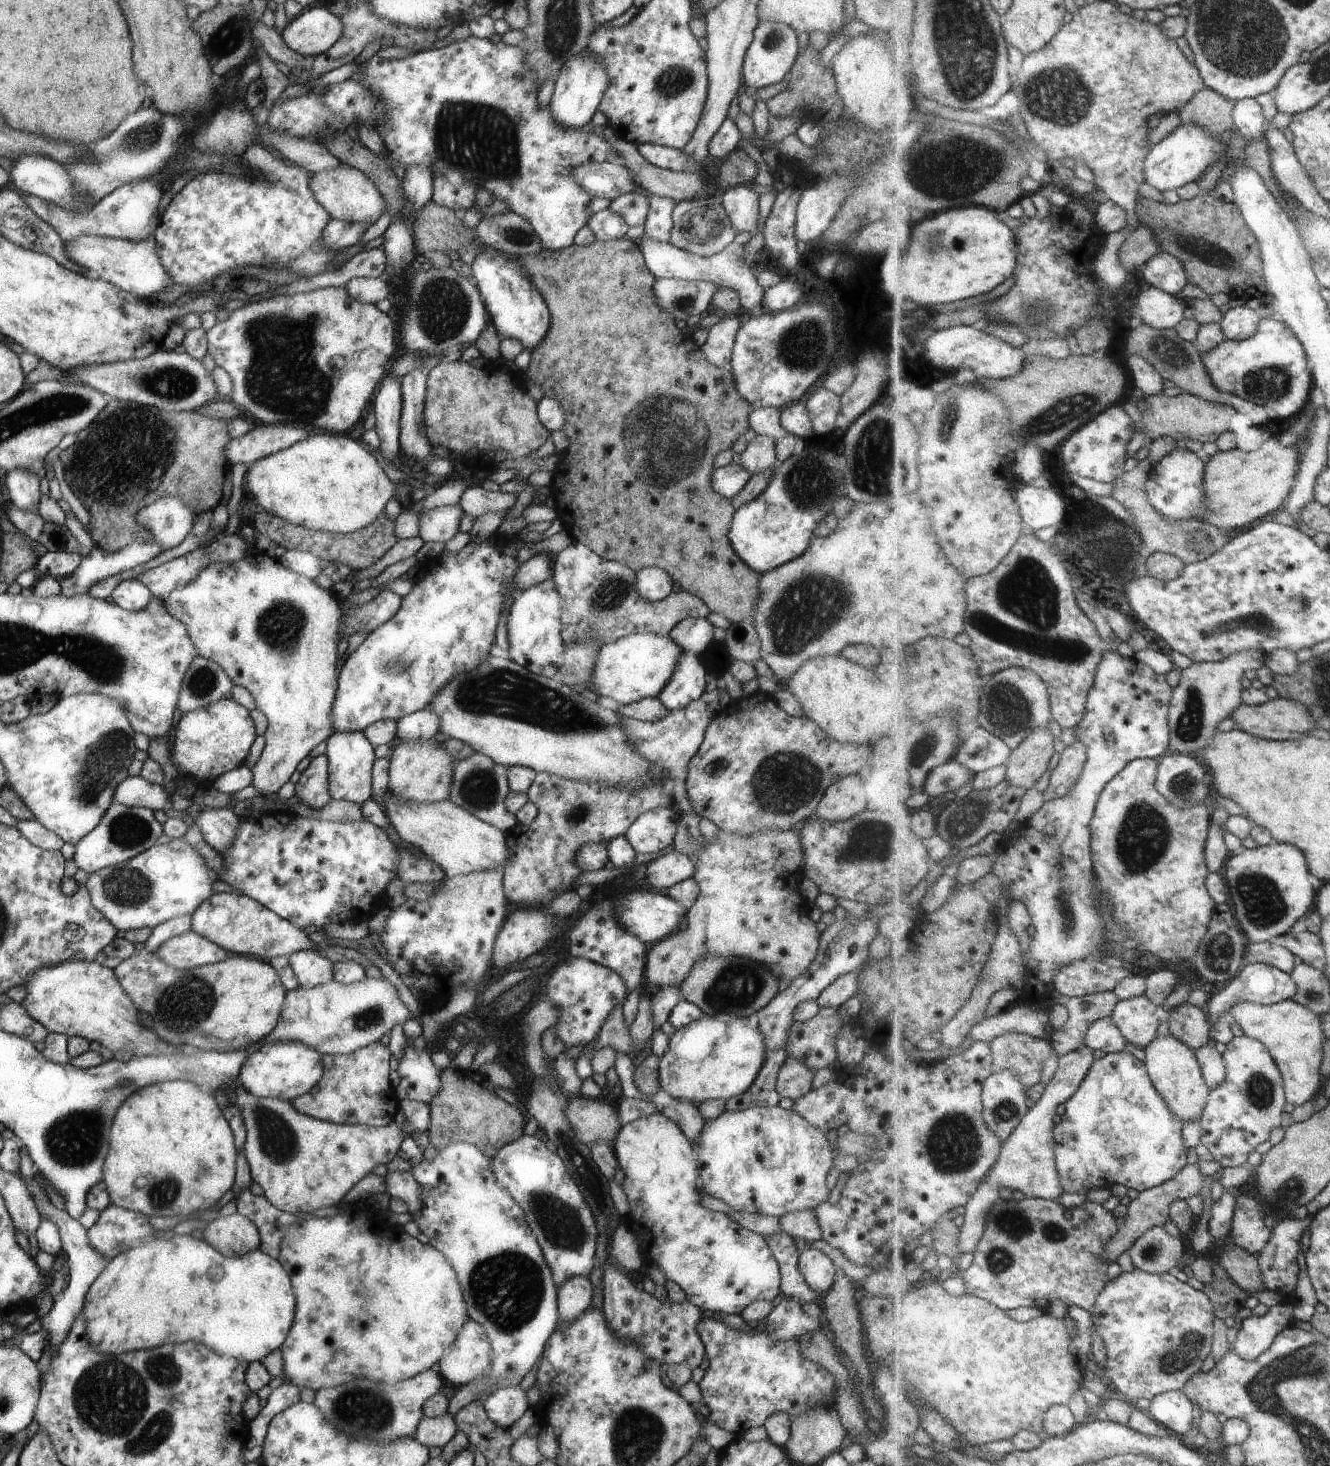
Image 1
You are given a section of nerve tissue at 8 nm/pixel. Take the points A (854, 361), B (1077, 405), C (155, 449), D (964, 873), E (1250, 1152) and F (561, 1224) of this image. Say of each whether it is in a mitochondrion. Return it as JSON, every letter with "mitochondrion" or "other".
{"A":"other","B":"mitochondrion","C":"mitochondrion","D":"other","E":"other","F":"mitochondrion"}

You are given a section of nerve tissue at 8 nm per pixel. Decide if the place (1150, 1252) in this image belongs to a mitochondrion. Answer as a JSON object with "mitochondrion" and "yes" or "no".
{"mitochondrion":"yes"}

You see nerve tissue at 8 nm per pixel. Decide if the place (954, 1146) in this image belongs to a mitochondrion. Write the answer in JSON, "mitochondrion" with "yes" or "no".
{"mitochondrion":"yes"}

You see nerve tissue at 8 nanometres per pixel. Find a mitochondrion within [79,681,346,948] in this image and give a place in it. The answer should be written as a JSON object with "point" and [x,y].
{"point":[132,889]}

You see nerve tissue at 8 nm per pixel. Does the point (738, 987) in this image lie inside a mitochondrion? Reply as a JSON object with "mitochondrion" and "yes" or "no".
{"mitochondrion":"yes"}

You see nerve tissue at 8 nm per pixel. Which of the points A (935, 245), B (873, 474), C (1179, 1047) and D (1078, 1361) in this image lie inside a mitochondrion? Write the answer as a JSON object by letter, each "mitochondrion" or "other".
{"A":"mitochondrion","B":"mitochondrion","C":"other","D":"other"}

